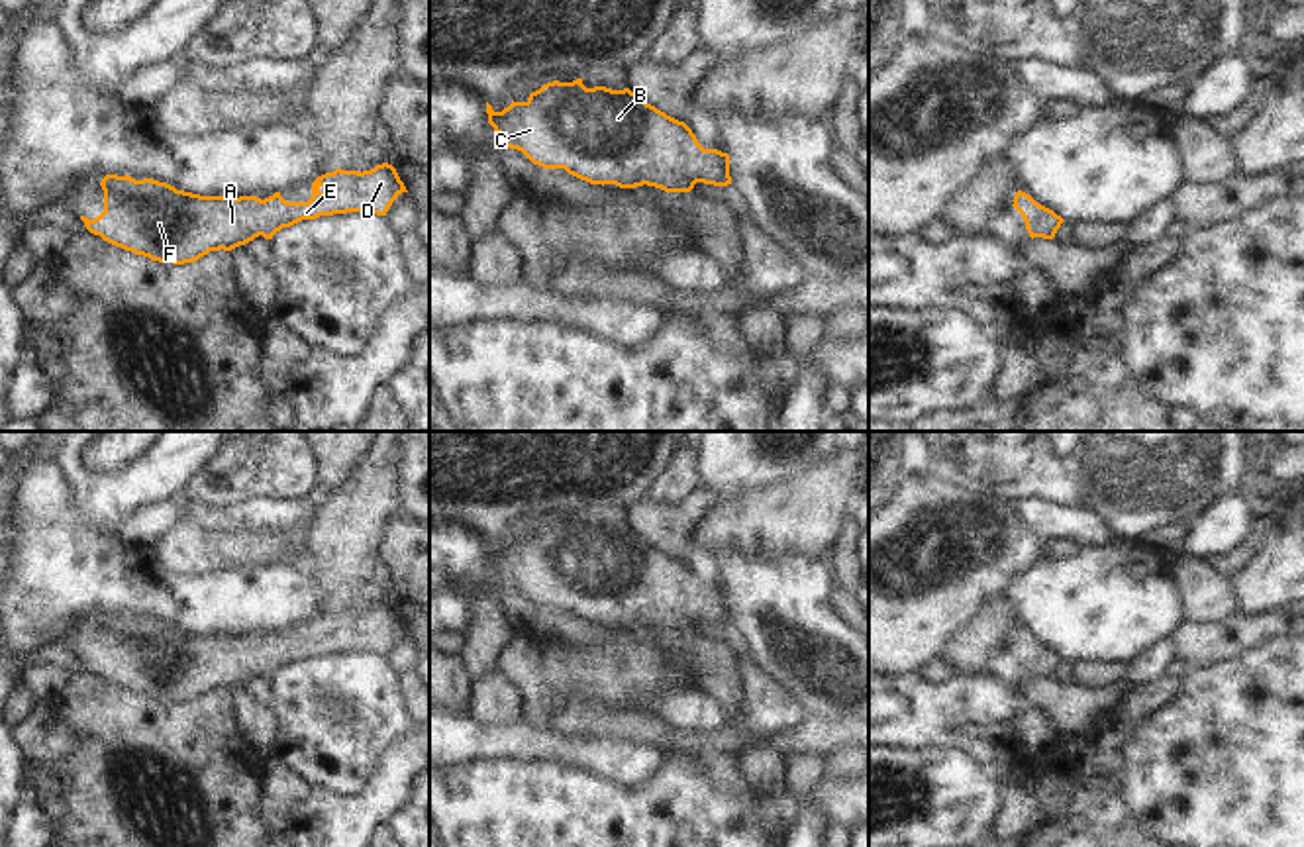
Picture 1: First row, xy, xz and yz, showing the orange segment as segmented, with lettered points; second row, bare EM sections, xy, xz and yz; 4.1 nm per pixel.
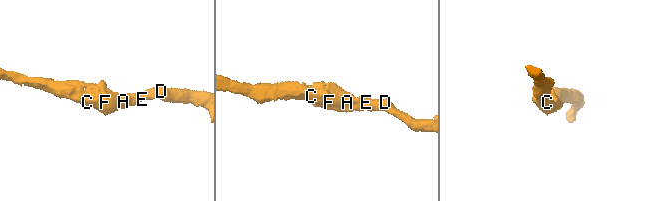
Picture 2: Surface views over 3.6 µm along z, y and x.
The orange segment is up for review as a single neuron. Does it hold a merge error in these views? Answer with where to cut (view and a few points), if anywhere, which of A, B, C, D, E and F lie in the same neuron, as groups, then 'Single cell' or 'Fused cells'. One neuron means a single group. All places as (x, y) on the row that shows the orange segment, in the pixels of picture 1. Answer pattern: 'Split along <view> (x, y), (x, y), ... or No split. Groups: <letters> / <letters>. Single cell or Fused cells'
No split. Groups: A B C D E F. Single cell

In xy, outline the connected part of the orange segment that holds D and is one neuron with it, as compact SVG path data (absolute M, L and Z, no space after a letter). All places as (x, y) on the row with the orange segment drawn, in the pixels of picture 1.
M388 163L363 173L341 169L326 173L312 182L308 202L286 202L280 192L265 200L257 196L200 196L153 178L135 180L129 174L106 174L100 186L104 190L104 212L94 220L80 216L86 229L116 247L173 265L194 263L210 251L231 251L259 235L273 239L276 231L302 220L347 212L386 216L392 202L408 192Z

